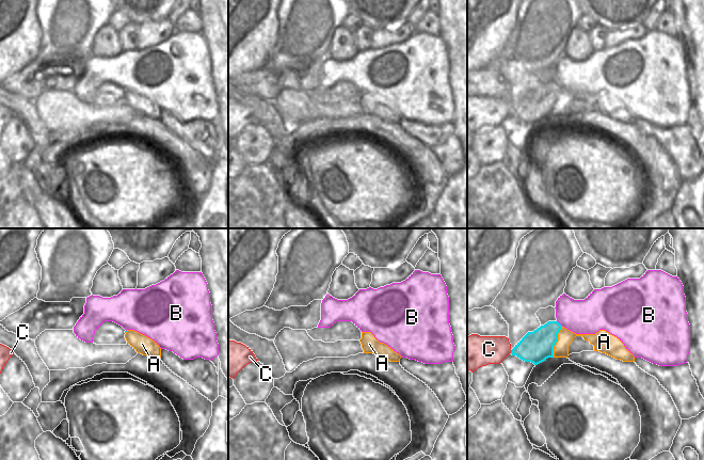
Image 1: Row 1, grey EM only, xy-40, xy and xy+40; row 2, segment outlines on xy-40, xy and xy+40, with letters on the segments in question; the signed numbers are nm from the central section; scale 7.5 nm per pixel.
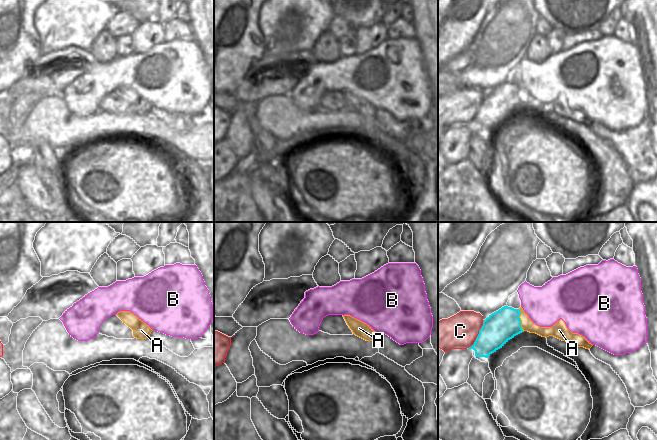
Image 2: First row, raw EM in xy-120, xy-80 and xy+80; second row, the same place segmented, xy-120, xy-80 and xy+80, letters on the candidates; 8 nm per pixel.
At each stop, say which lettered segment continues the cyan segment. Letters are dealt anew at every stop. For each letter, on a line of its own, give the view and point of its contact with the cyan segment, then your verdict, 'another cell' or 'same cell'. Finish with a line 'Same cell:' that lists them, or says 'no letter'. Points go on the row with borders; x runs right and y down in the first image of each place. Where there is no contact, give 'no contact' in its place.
A: contact xy+40 (557, 340); another cell
B: contact xy+40 (559, 323); another cell
C: contact xy+40 (511, 351); another cell
Same cell: no letter

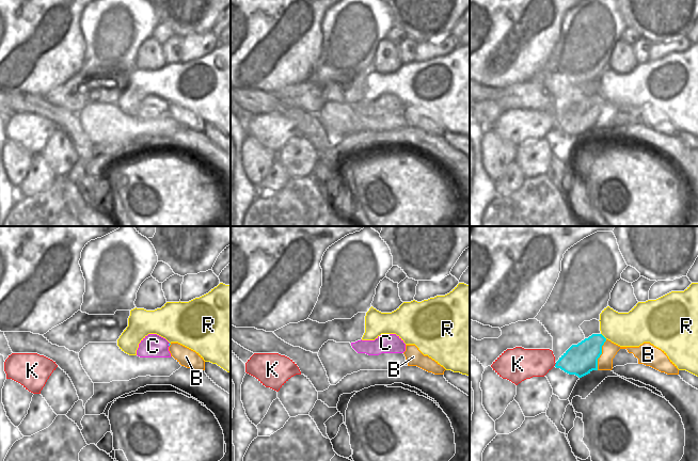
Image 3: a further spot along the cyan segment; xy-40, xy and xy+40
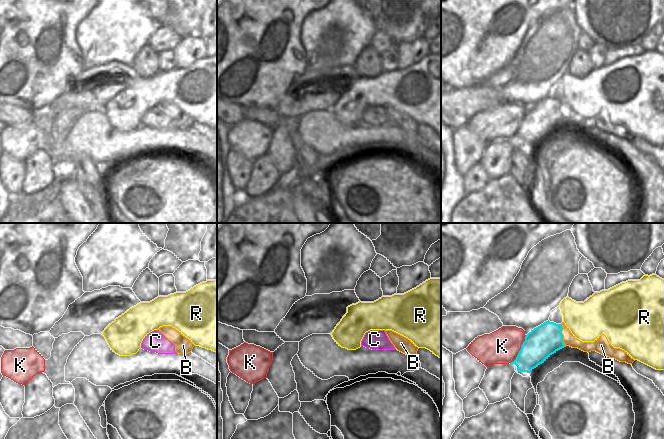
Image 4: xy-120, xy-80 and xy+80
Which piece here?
B: contact xy+40 (601, 353); another cell
C: no contact; same cell
K: contact xy+40 (555, 364); another cell
R: contact xy+40 (603, 336); another cell
Same cell: C

